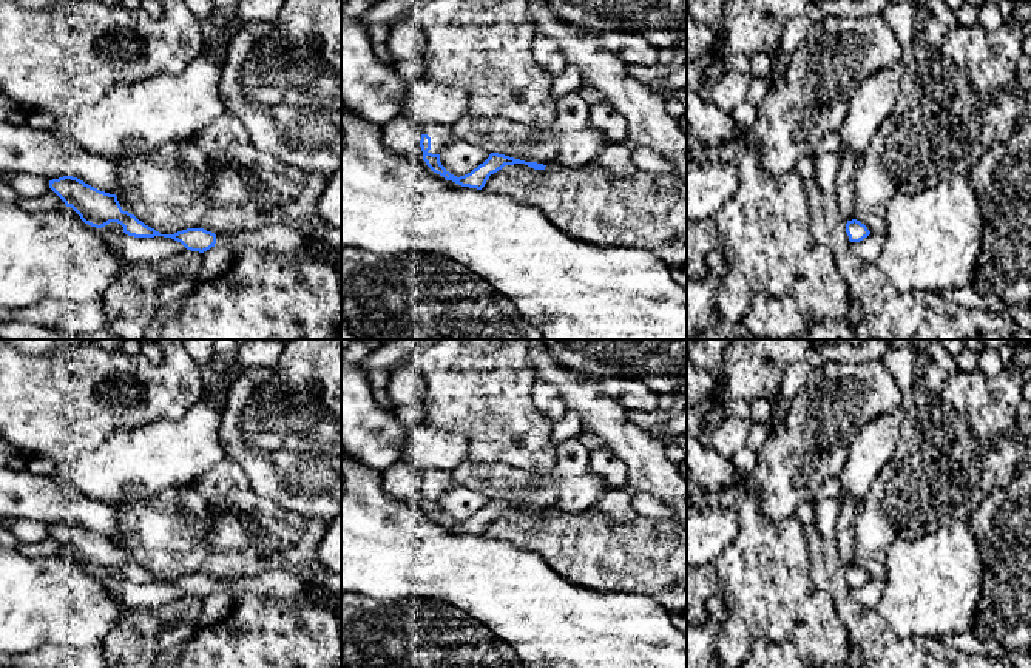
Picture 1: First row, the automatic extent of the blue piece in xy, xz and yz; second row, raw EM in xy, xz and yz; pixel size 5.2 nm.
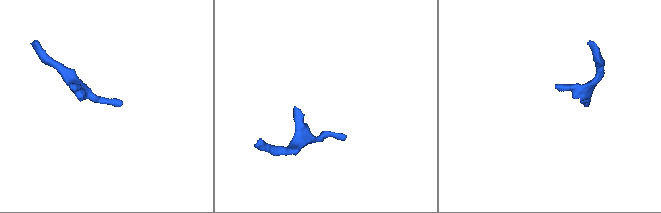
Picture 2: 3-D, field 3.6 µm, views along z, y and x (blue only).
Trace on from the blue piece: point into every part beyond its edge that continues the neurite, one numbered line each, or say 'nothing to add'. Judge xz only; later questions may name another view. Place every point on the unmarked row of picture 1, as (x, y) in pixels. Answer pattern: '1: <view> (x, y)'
1: xz (440, 480)

